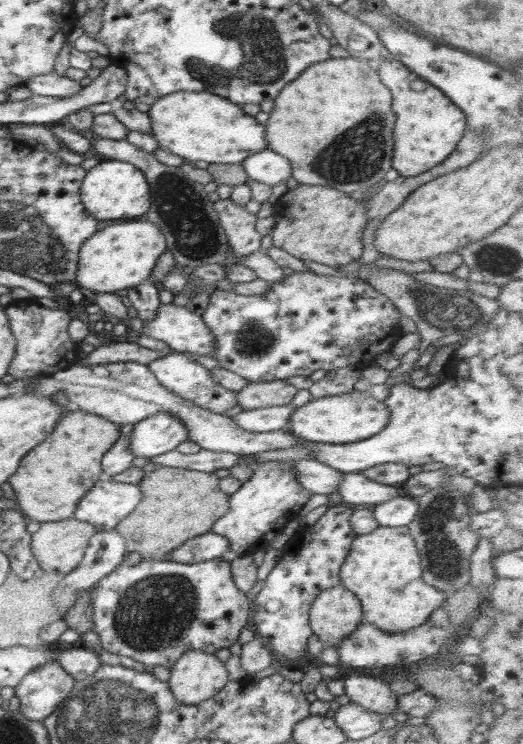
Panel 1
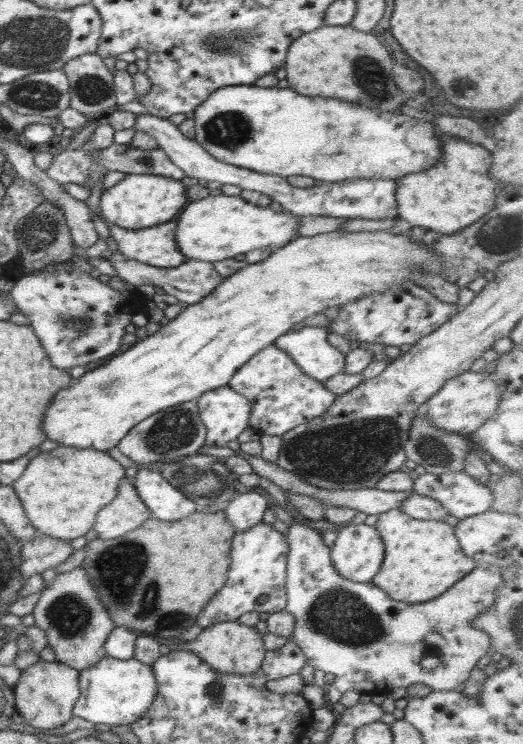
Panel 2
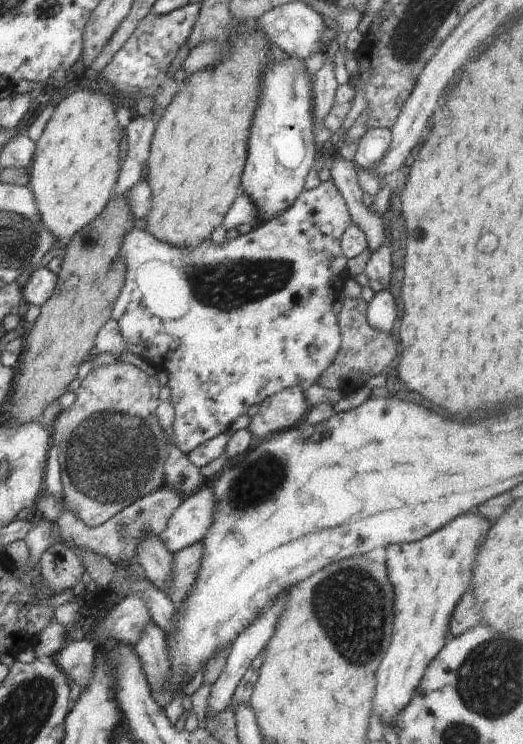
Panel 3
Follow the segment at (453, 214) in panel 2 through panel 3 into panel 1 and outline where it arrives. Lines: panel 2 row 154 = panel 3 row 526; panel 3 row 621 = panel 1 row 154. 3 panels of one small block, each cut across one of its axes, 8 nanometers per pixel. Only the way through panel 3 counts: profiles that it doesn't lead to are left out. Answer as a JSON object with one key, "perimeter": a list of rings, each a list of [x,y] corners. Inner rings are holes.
{"perimeter":[[[400,62],[374,63],[382,82],[394,94],[394,112],[398,116],[394,128],[394,158],[392,166],[402,177],[414,177],[430,170],[456,148],[466,130],[466,114],[458,109],[438,88],[418,78]]]}

